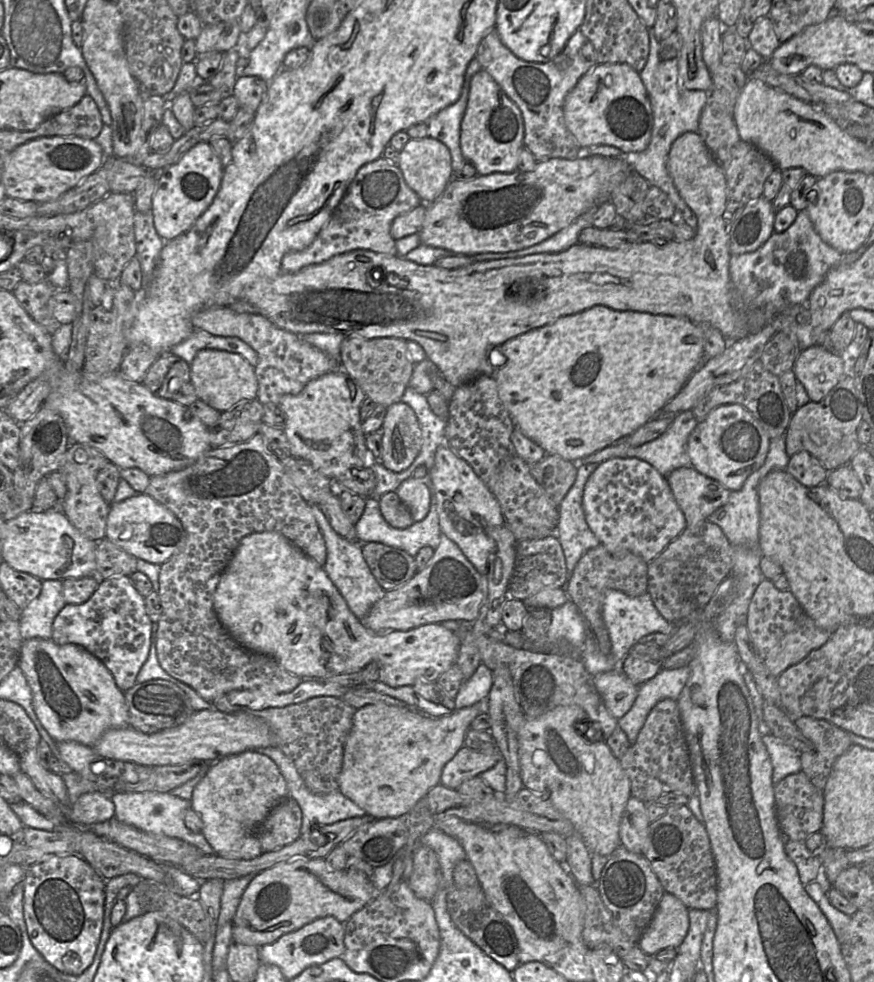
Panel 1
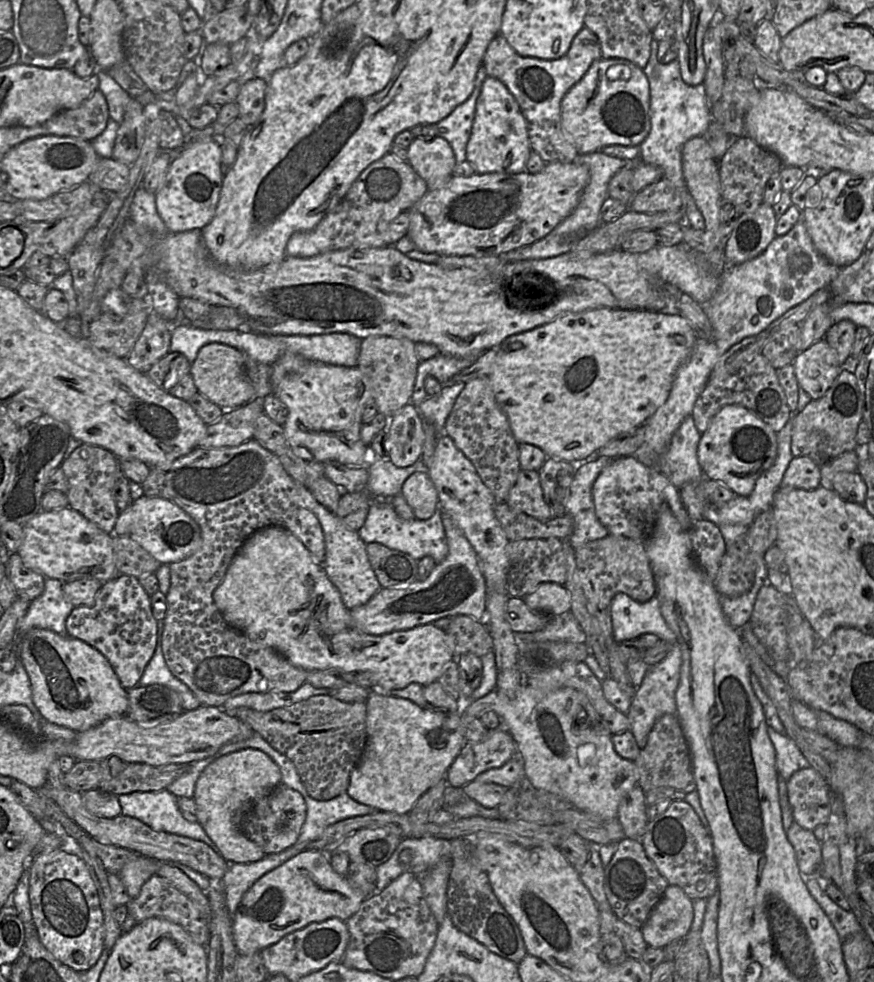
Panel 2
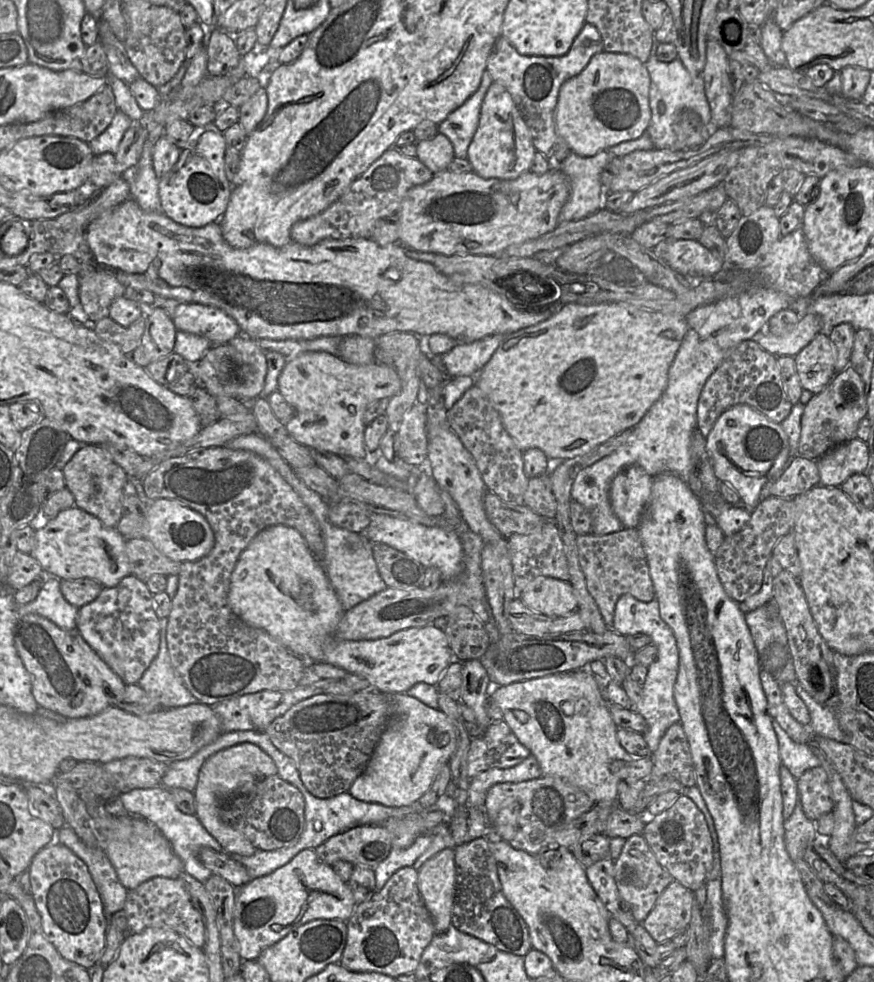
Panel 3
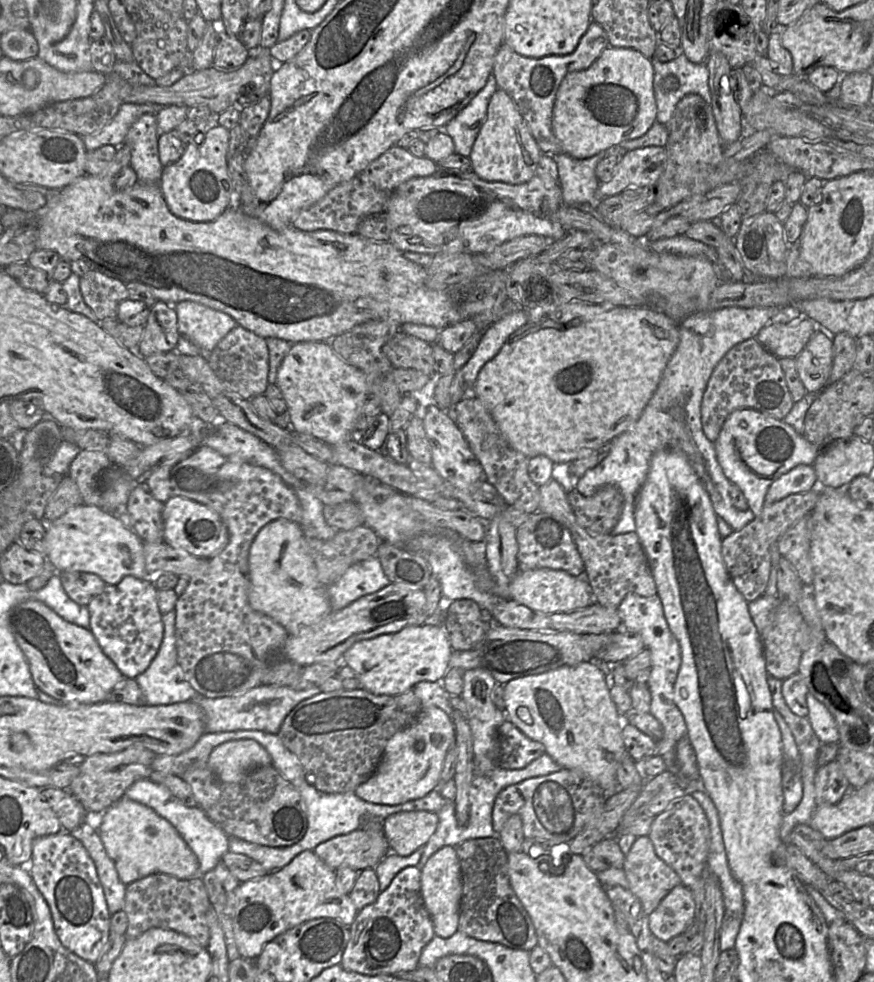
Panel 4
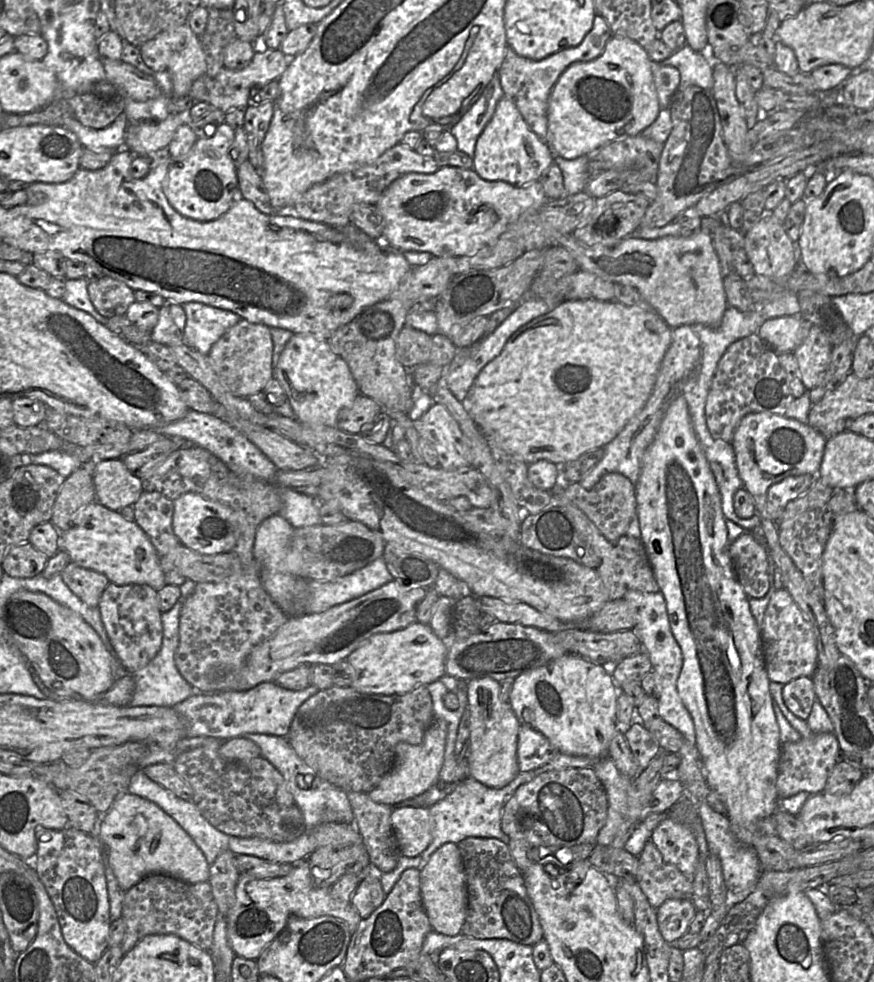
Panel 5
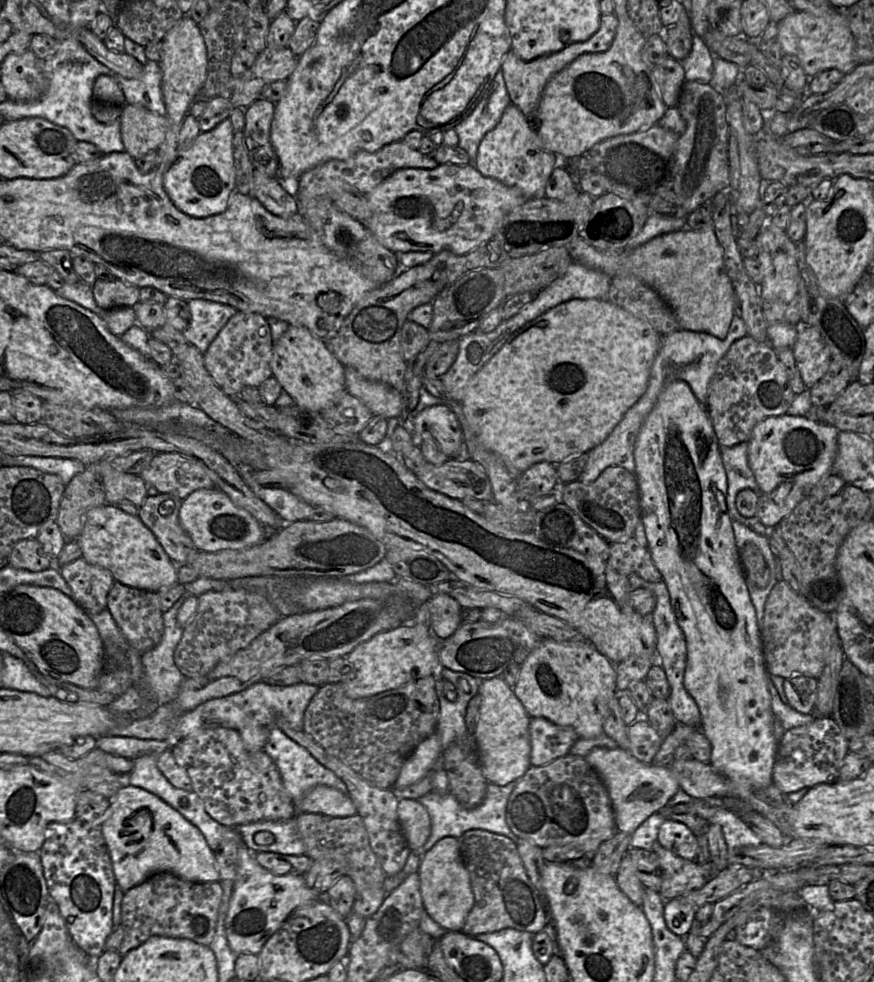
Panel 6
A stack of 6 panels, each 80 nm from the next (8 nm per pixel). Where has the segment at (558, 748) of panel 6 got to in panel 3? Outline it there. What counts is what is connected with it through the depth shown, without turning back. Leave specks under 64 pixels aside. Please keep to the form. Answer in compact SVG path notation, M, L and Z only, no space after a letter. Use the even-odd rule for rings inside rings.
M502 719L492 723L480 737L471 739L467 774L470 779L493 768L518 765L531 755Z

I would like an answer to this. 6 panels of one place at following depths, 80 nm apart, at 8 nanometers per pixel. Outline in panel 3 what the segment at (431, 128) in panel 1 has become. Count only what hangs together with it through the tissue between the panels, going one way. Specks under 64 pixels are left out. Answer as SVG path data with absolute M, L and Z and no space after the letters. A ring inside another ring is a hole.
M485 70L478 90L438 124L438 132L450 140L457 158L467 157L469 145L478 127L483 99L492 83L493 79Z

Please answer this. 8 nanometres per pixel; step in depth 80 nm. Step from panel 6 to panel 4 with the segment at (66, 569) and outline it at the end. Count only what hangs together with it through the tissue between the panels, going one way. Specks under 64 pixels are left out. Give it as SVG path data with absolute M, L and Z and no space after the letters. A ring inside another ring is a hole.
M72 571L58 573L66 594L79 605L88 605L106 586L106 583L94 573Z

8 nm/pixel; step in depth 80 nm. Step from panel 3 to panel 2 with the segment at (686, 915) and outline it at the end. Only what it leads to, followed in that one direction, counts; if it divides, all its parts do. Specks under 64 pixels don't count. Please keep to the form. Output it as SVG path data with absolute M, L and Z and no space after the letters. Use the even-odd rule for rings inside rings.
M669 884L642 927L643 938L649 947L664 948L673 940L686 937L693 917L693 900L682 888Z

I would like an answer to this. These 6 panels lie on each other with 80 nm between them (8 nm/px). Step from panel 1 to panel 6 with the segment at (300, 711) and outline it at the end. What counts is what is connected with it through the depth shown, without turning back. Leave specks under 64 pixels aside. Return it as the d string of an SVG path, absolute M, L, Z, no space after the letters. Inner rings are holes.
M433 675L362 698L346 696L341 684L324 684L309 702L303 731L370 785L391 789L411 752L436 731L440 705Z

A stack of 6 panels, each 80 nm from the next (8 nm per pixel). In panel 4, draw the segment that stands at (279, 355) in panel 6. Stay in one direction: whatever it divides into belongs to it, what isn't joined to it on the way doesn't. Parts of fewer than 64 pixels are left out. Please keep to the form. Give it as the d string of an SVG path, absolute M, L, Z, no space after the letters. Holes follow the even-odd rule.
M298 342L291 345L282 360L275 385L280 389L290 418L292 431L311 435L329 446L356 436L354 426L365 401L372 396L371 379L333 352L329 342Z

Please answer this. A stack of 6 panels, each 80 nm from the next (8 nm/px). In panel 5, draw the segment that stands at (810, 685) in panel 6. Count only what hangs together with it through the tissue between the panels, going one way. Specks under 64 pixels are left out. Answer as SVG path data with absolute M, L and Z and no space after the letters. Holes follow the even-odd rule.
M800 676L789 681L783 686L782 696L788 709L806 720L816 699L811 677Z

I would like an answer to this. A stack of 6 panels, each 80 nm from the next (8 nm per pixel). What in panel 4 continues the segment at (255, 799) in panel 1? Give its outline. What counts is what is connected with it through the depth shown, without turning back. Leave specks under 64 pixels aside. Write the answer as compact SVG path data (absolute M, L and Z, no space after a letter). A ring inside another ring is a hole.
M241 739L222 743L214 748L206 765L222 782L236 783L250 770L271 765L271 757L254 740Z

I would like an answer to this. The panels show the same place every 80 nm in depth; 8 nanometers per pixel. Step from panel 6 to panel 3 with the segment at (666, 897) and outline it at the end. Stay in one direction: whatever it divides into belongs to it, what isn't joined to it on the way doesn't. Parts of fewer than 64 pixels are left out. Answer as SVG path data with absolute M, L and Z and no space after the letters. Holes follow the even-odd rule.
M632 835L626 839L619 857L614 861L614 878L621 898L640 923L645 921L659 896L674 881L672 875L659 864L643 835Z

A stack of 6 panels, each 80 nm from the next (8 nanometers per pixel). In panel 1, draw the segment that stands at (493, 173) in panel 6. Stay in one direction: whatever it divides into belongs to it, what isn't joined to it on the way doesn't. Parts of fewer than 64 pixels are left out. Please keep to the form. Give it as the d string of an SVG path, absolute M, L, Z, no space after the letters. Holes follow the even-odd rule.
M484 69L471 79L467 107L460 127L460 147L477 175L511 173L518 170L520 151L524 148L524 122L517 105Z

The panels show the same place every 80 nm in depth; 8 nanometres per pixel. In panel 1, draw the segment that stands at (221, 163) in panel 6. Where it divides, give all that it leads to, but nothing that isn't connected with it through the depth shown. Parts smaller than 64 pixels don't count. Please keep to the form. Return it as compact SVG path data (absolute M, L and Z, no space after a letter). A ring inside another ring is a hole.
M208 142L196 144L177 163L159 172L151 212L155 229L164 242L179 237L194 225L213 202L222 177L220 160Z

